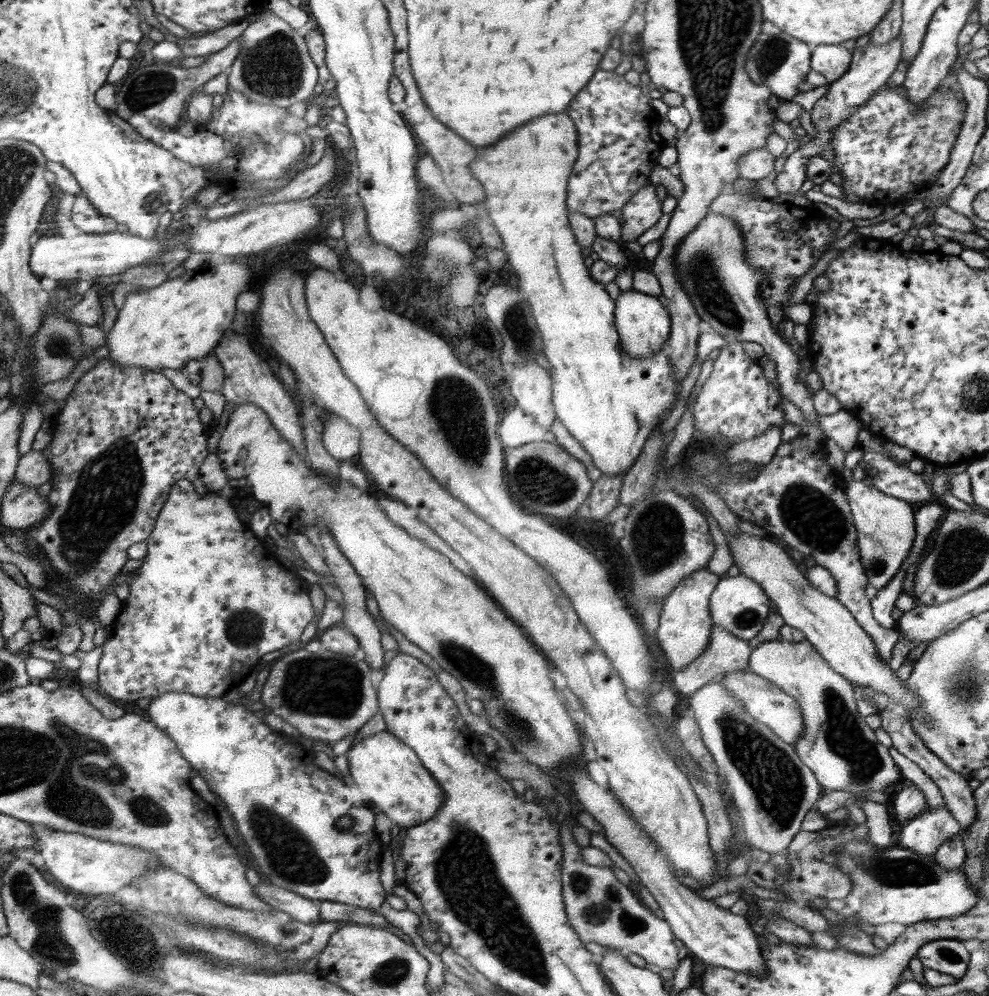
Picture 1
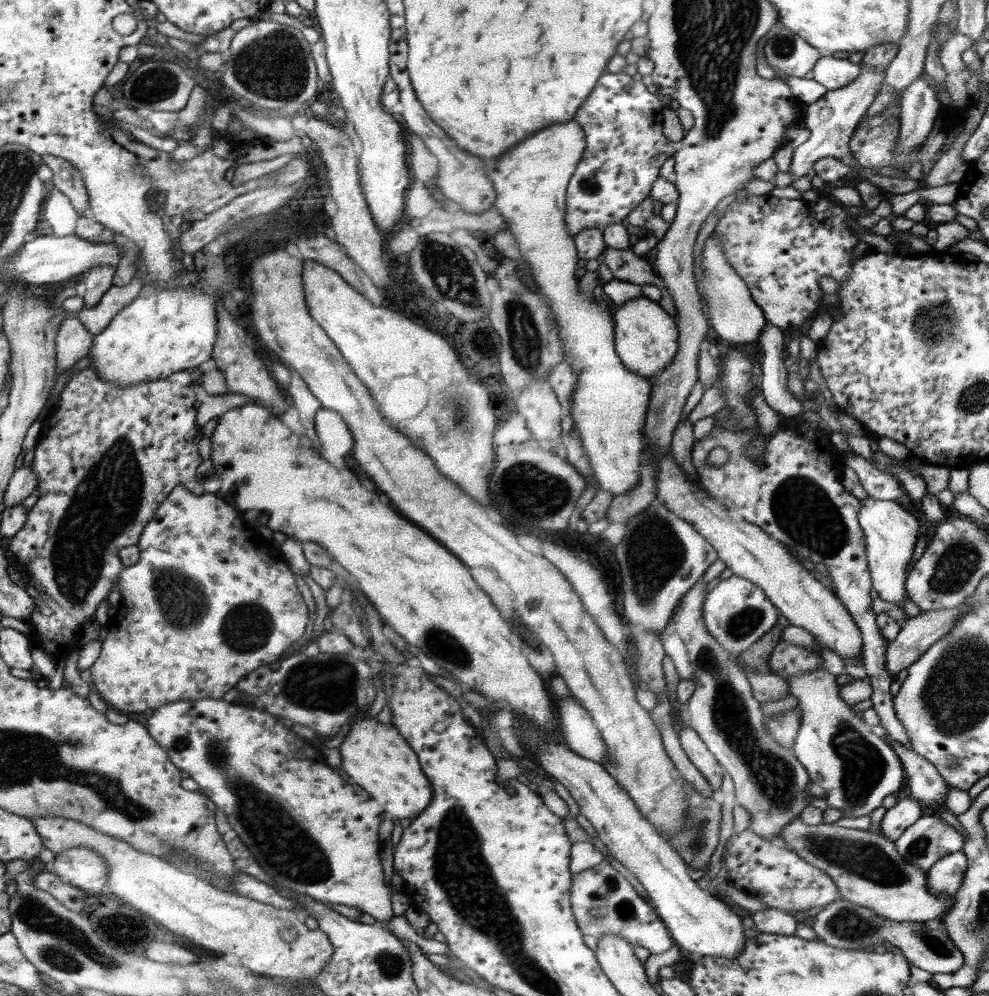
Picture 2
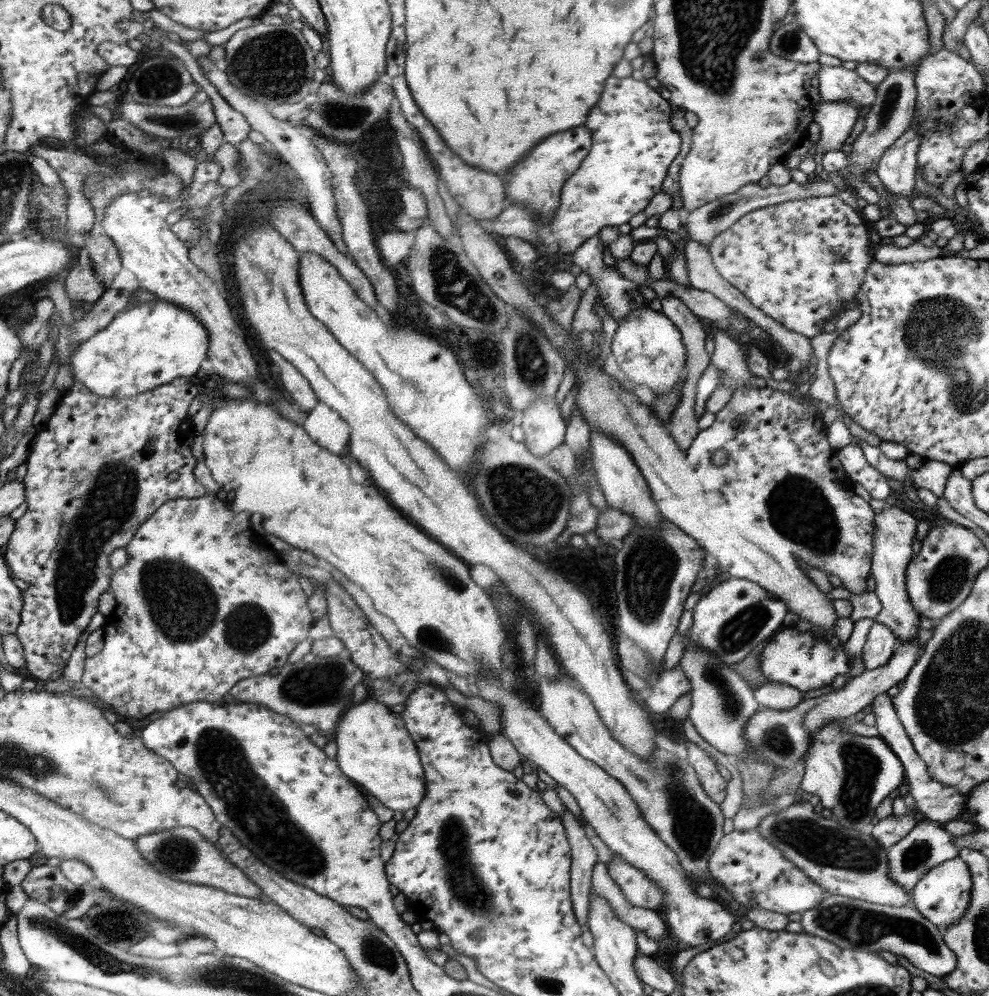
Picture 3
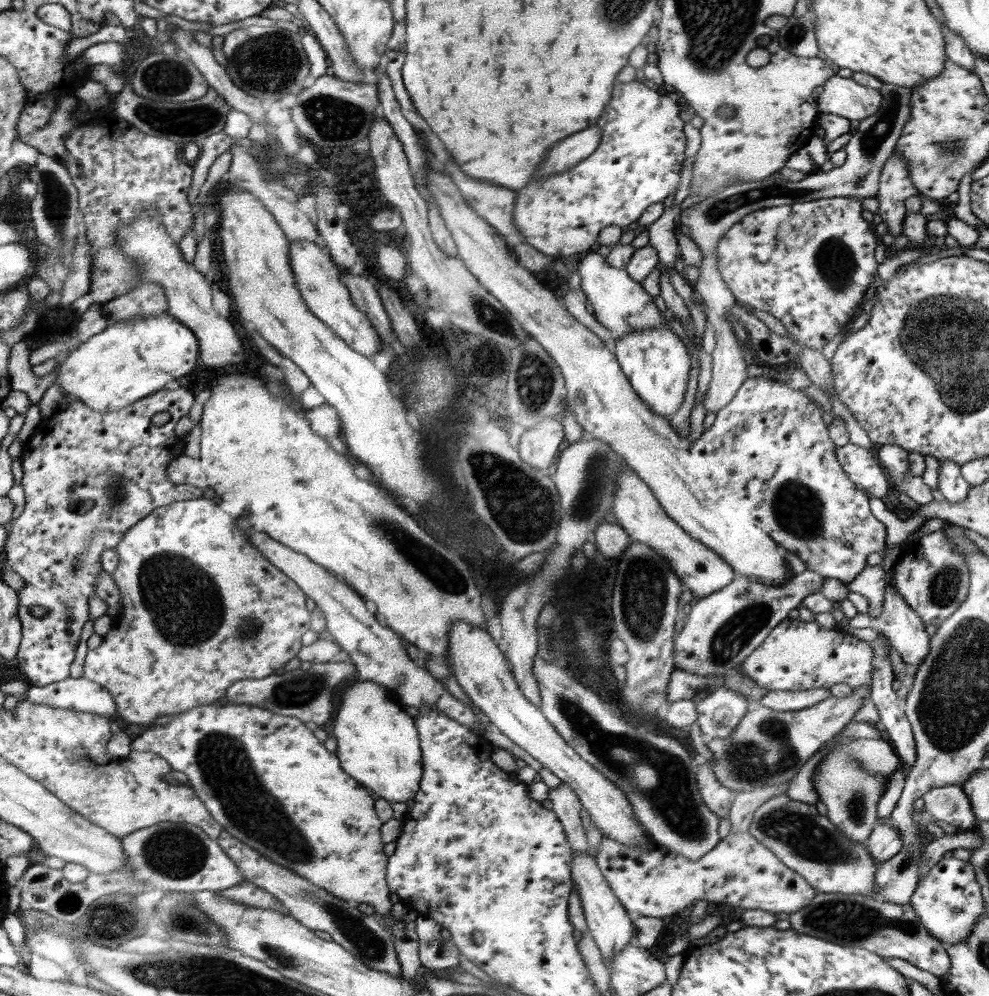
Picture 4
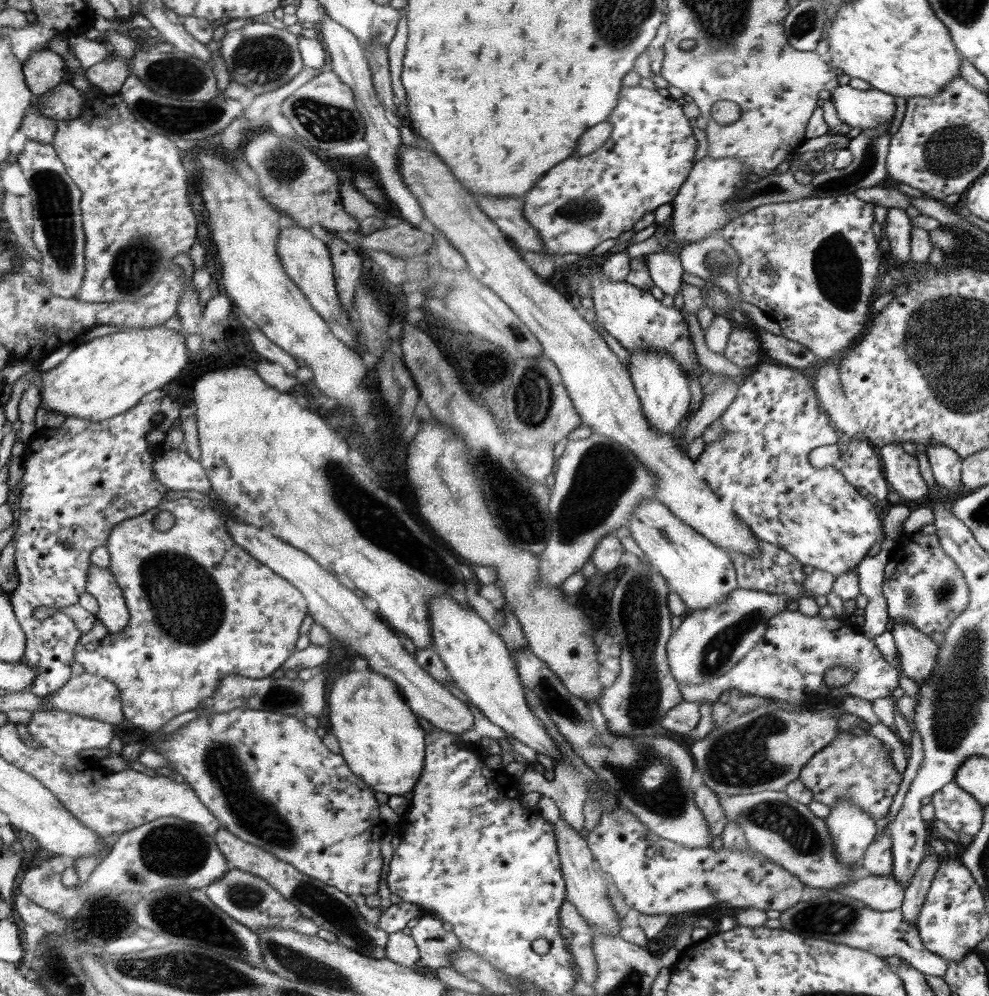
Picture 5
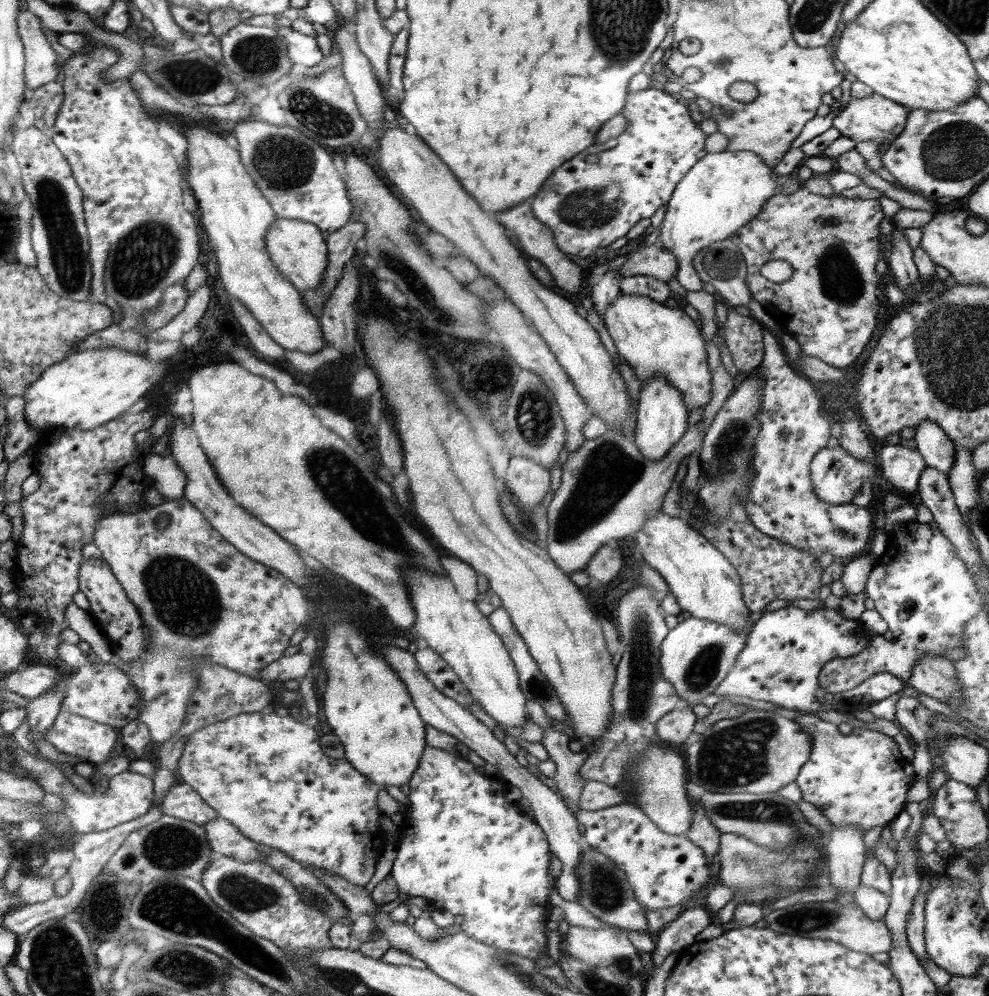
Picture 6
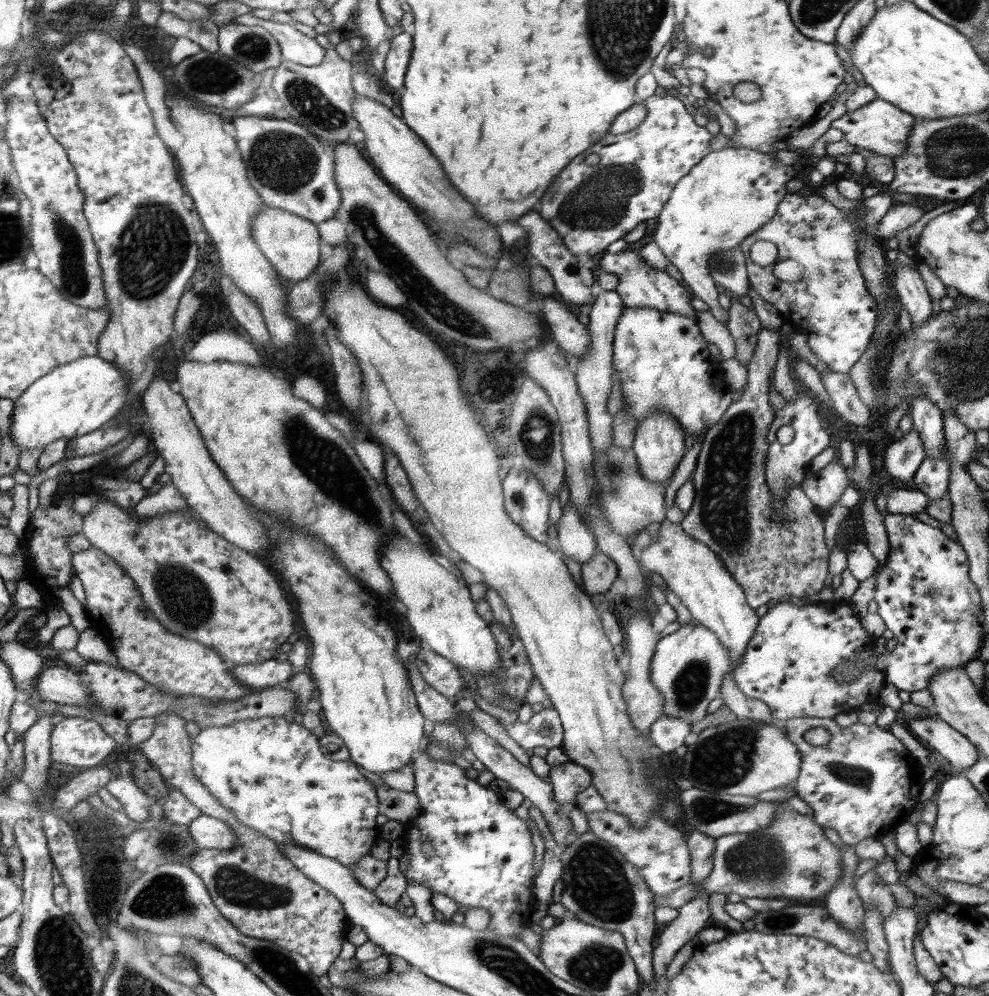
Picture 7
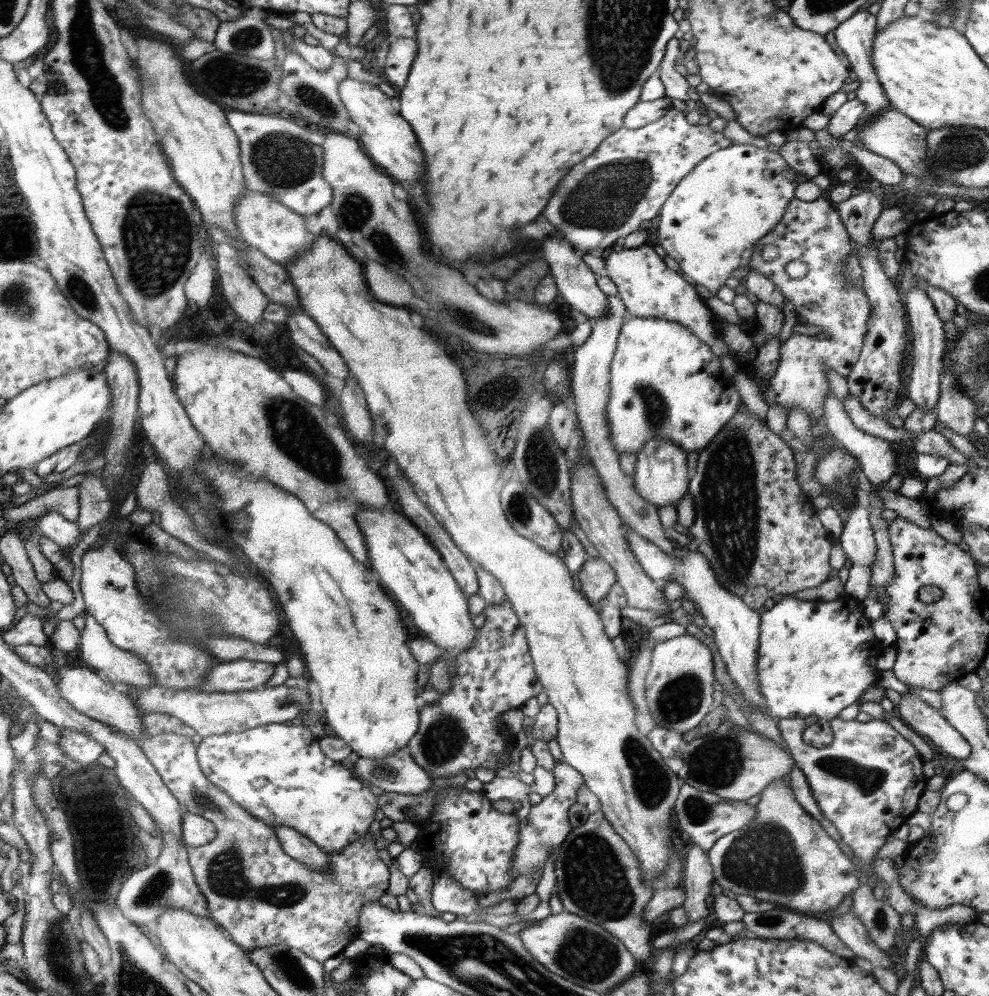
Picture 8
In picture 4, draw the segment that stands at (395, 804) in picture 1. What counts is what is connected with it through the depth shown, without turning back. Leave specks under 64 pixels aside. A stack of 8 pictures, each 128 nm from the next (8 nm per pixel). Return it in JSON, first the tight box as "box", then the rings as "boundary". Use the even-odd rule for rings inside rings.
{"box":[332,681,423,804],"boundary":[[[349,681],[352,686],[340,694],[340,710],[332,732],[338,740],[340,764],[346,774],[357,780],[375,797],[391,804],[414,799],[423,773],[419,734],[414,719],[406,713],[381,684]]]}

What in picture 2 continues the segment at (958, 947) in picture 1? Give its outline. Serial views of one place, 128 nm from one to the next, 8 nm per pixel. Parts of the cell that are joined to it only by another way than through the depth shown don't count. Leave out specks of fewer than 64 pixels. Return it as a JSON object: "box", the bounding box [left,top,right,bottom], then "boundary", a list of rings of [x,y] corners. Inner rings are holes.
{"box":[811,897,964,974],"boundary":[[[838,897],[827,904],[814,918],[811,926],[818,939],[829,946],[848,950],[875,952],[875,947],[889,942],[902,951],[910,965],[918,966],[930,974],[955,973],[964,962],[964,957],[950,939],[949,934],[933,930],[925,926],[925,922],[906,921],[894,922],[877,915],[872,909],[866,908]]]}

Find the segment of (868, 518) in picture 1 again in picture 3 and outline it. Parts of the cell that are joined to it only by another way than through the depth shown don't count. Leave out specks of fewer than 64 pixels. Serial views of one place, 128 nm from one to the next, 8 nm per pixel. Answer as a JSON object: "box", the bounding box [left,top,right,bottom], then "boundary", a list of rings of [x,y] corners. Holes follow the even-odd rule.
{"box":[871,504,921,642],"boundary":[[[887,504],[878,514],[875,514],[873,522],[875,535],[871,560],[871,585],[882,602],[882,610],[873,619],[887,626],[901,642],[913,640],[921,629],[919,614],[910,603],[905,583],[906,567],[915,555],[912,540],[916,535],[916,524],[918,524],[916,513],[909,513],[896,505]]]}

